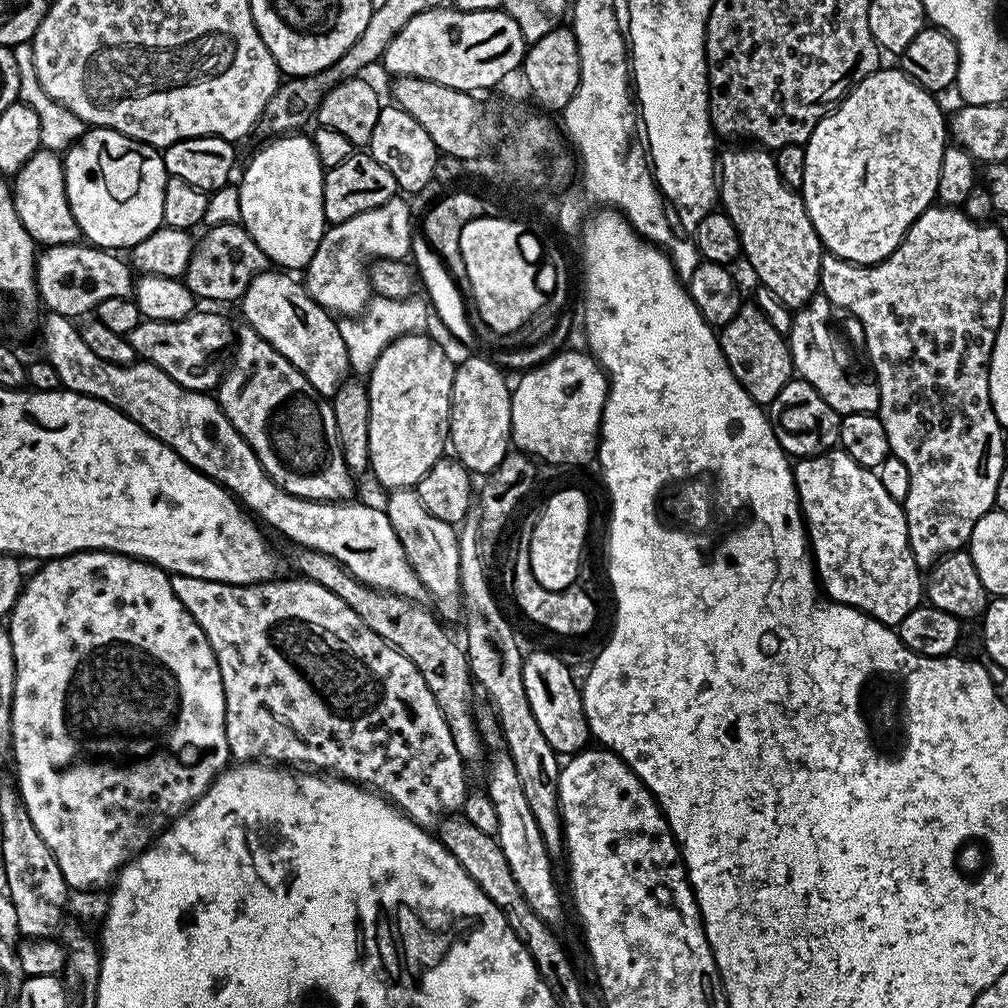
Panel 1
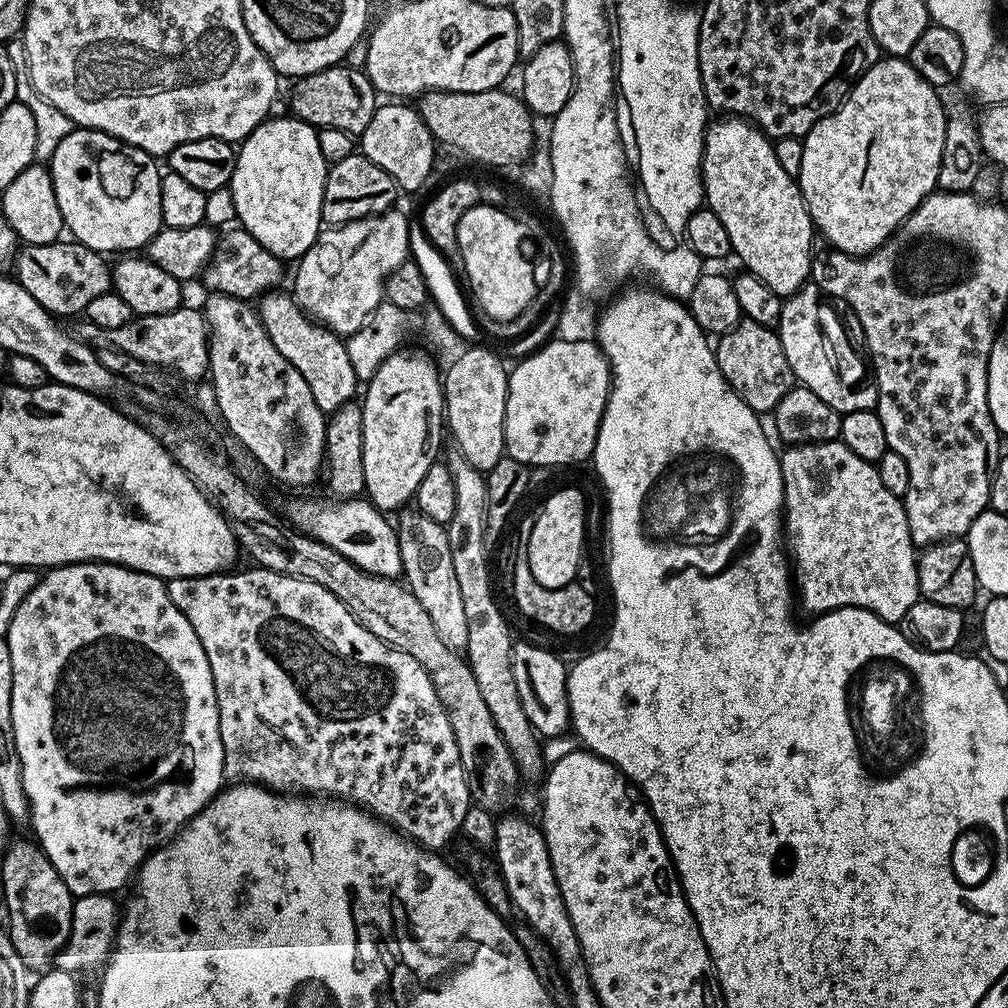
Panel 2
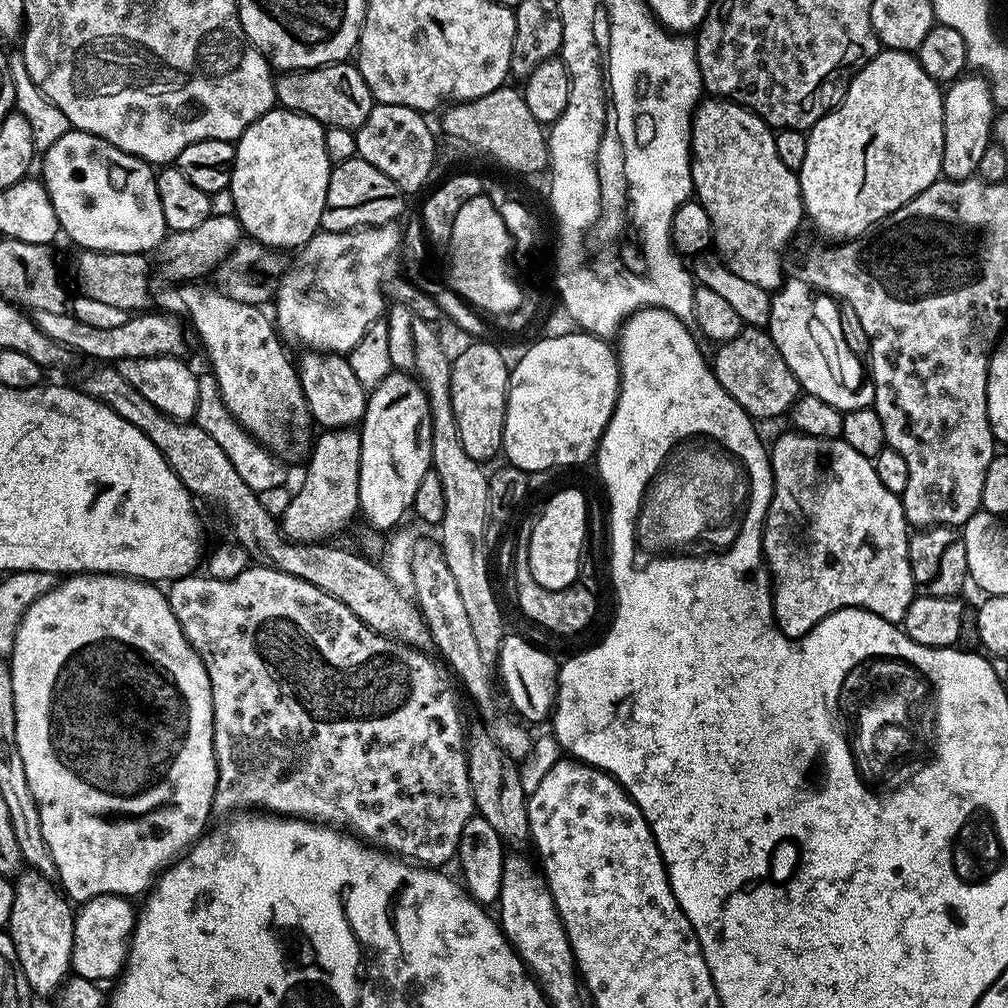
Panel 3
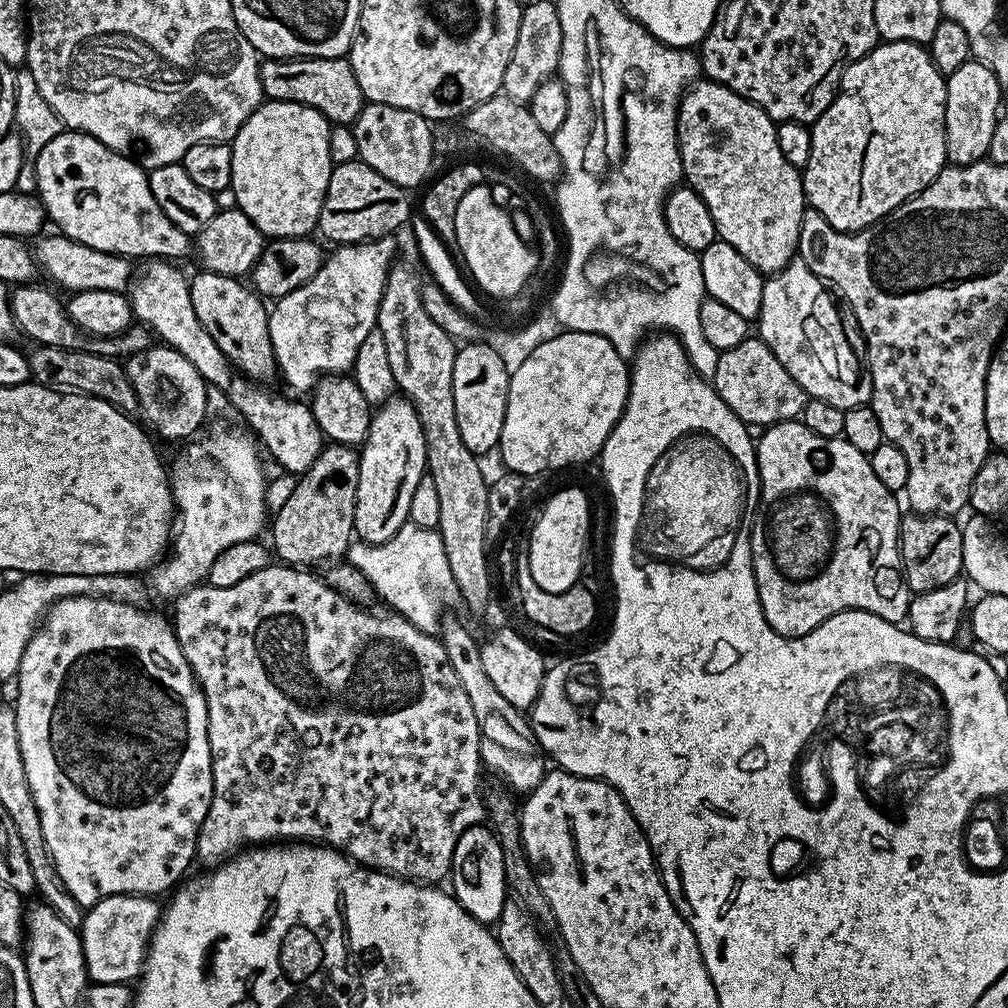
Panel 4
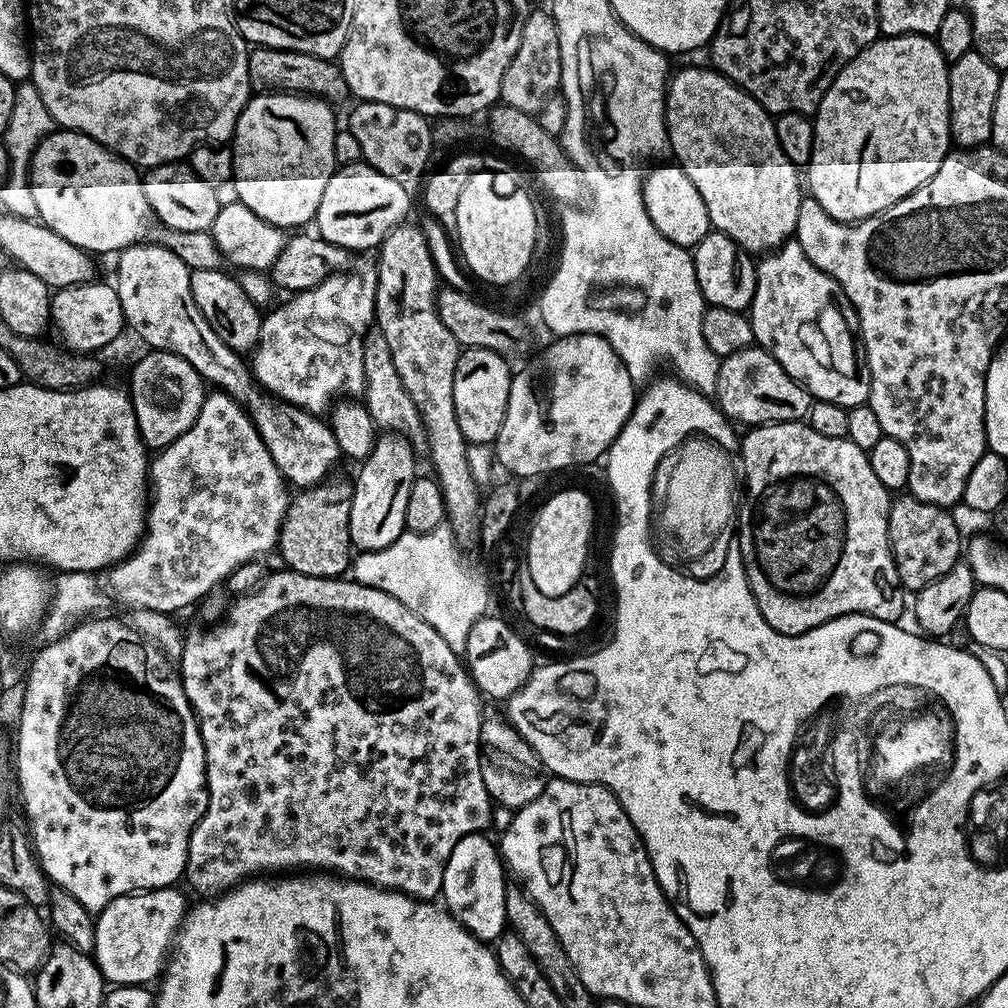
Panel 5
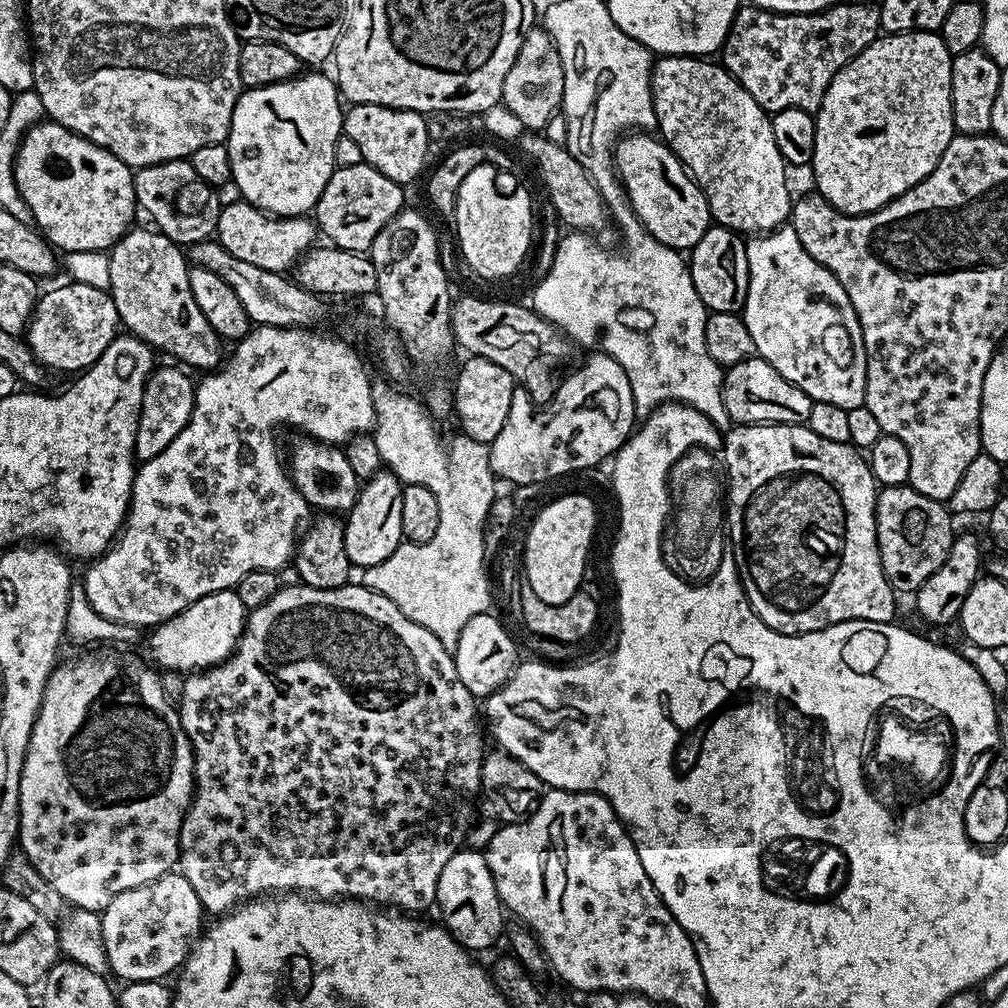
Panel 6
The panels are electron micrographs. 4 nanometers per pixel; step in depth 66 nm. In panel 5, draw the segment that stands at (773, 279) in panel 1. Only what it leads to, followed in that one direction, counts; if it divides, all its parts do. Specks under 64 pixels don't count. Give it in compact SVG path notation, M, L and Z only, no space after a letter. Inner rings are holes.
M711 66L684 68L668 81L664 121L668 127L667 147L670 152L672 148L675 163L680 165L686 178L694 182L694 190L702 194L708 223L715 231L728 235L749 254L771 253L795 233L802 180L796 177L797 165L789 162L778 146L773 117L754 97Z

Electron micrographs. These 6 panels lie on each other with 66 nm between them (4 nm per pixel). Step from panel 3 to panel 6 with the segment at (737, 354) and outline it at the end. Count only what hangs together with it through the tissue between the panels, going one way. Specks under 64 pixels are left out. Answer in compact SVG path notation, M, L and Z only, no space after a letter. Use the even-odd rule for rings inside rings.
M753 354L724 372L722 402L733 425L737 424L802 424L807 425L814 401L798 386L791 384L770 362Z

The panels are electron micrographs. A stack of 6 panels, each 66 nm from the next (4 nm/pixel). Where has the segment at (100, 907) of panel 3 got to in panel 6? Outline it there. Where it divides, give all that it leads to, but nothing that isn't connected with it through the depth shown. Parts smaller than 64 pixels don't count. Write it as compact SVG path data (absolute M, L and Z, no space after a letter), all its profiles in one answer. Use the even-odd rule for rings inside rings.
M173 870L144 887L123 891L115 896L101 913L109 971L115 973L123 983L165 979L164 976L172 971L175 973L188 959L192 945L201 935L204 924L202 918L204 911L198 902L197 892L185 876L177 871Z

